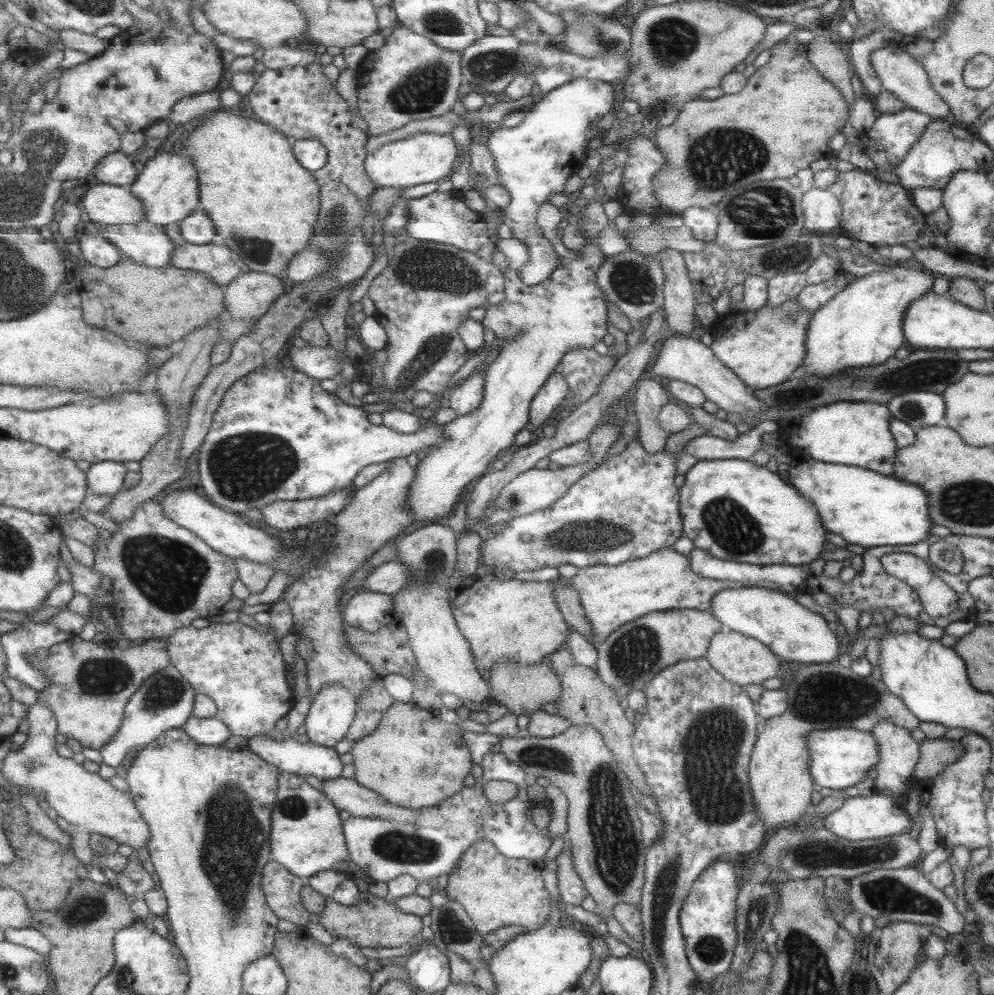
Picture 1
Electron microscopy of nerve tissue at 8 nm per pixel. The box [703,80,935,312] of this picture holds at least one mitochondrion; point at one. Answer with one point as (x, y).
(767, 212)

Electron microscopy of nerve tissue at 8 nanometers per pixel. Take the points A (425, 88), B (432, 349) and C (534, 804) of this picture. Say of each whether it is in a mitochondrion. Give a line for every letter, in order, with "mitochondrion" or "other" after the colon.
A: mitochondrion
B: mitochondrion
C: other

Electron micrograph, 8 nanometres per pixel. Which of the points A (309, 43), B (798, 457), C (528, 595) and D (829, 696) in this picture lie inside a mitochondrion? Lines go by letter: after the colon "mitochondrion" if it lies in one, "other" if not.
A: other
B: other
C: other
D: mitochondrion

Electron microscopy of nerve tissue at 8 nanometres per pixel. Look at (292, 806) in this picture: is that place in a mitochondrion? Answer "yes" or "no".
yes

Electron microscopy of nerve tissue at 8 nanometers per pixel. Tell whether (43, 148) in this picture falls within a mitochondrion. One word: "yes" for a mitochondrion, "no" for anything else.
yes

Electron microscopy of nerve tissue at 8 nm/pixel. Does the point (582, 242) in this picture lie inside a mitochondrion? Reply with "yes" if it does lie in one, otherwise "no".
no

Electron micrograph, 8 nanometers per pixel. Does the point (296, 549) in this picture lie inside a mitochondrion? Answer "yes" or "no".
no

